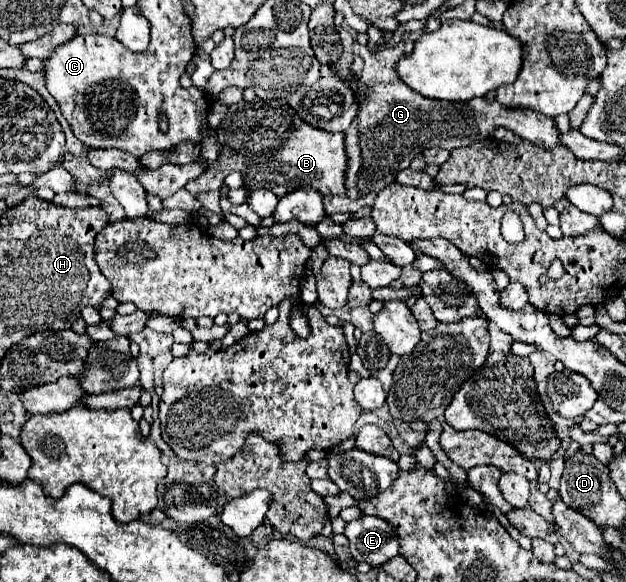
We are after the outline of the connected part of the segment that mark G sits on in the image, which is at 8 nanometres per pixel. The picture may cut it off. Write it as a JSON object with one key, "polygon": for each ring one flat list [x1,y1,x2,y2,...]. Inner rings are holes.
{"polygon":[[345,29,339,31,343,39,343,57,333,65,341,79,345,79,353,91,359,95,361,107,359,107,359,133,361,133,361,151,363,151,363,169,359,173,357,185,363,193,369,191,381,191,383,187,391,185,395,181,395,175,409,167,411,159,419,155,427,147,443,147,443,149,457,149,467,147,481,137,491,137,491,131,495,127,507,127,513,133,517,133,521,139,531,141,537,147,553,149,561,145,561,135,557,131,555,119,549,119,543,113,529,111,529,109,505,109,497,101,489,103,483,97,475,97,469,103,459,101,441,101,441,99,425,99,423,95,417,95,411,87,405,87,401,81,391,83,371,83,367,91,357,81,347,79,349,63,353,61,351,47,353,47,353,35]]}

